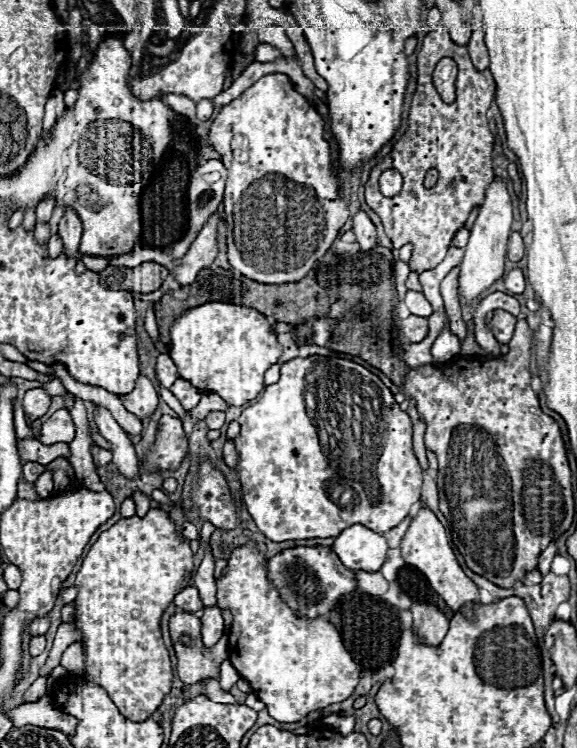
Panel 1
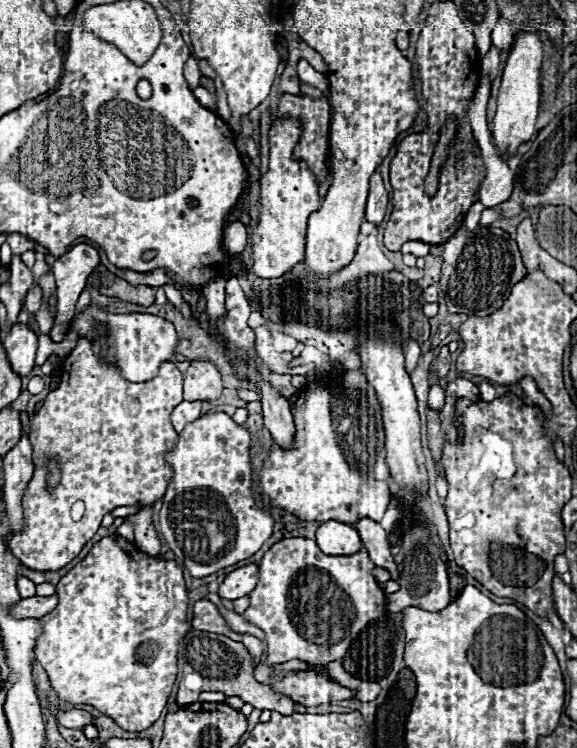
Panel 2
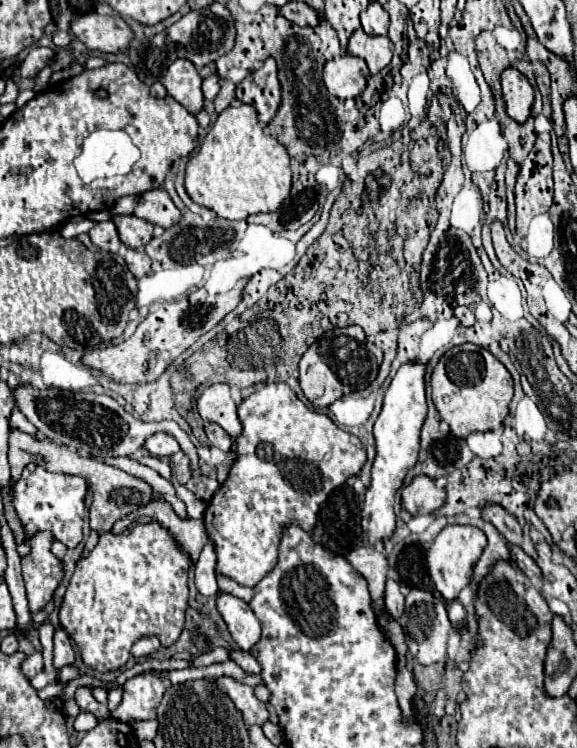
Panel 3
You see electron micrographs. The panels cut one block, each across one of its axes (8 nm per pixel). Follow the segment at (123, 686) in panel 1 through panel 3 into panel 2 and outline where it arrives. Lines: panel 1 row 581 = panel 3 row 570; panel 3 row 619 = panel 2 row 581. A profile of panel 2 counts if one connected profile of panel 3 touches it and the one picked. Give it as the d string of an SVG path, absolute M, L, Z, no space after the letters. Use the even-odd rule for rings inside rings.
M112 534L96 542L86 558L60 578L56 596L56 608L40 618L42 634L36 640L34 652L46 668L58 698L104 710L104 716L128 732L150 728L160 718L176 682L178 642L188 632L188 590L182 568L174 560L148 556L132 542Z

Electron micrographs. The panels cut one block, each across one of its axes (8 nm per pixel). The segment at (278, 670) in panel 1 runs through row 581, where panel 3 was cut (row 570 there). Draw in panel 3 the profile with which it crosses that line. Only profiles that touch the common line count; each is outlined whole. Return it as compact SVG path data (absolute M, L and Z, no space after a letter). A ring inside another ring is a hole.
M286 382L262 384L254 394L242 400L238 406L238 416L244 426L242 434L236 438L238 460L234 462L228 480L208 502L204 526L218 554L216 570L242 586L256 586L278 562L282 528L288 524L298 524L304 530L312 530L320 504L328 498L328 494L336 486L344 484L348 476L362 470L366 462L366 448L354 434L340 430L328 416L306 406Z

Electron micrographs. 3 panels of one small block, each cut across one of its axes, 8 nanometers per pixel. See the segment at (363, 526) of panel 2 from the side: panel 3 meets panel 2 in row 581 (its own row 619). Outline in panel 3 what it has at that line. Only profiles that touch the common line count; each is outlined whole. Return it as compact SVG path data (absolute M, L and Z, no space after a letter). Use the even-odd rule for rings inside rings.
M394 580L386 582L386 592L384 592L384 606L390 612L394 620L400 618L400 612L404 610L404 596L400 592L400 586Z

